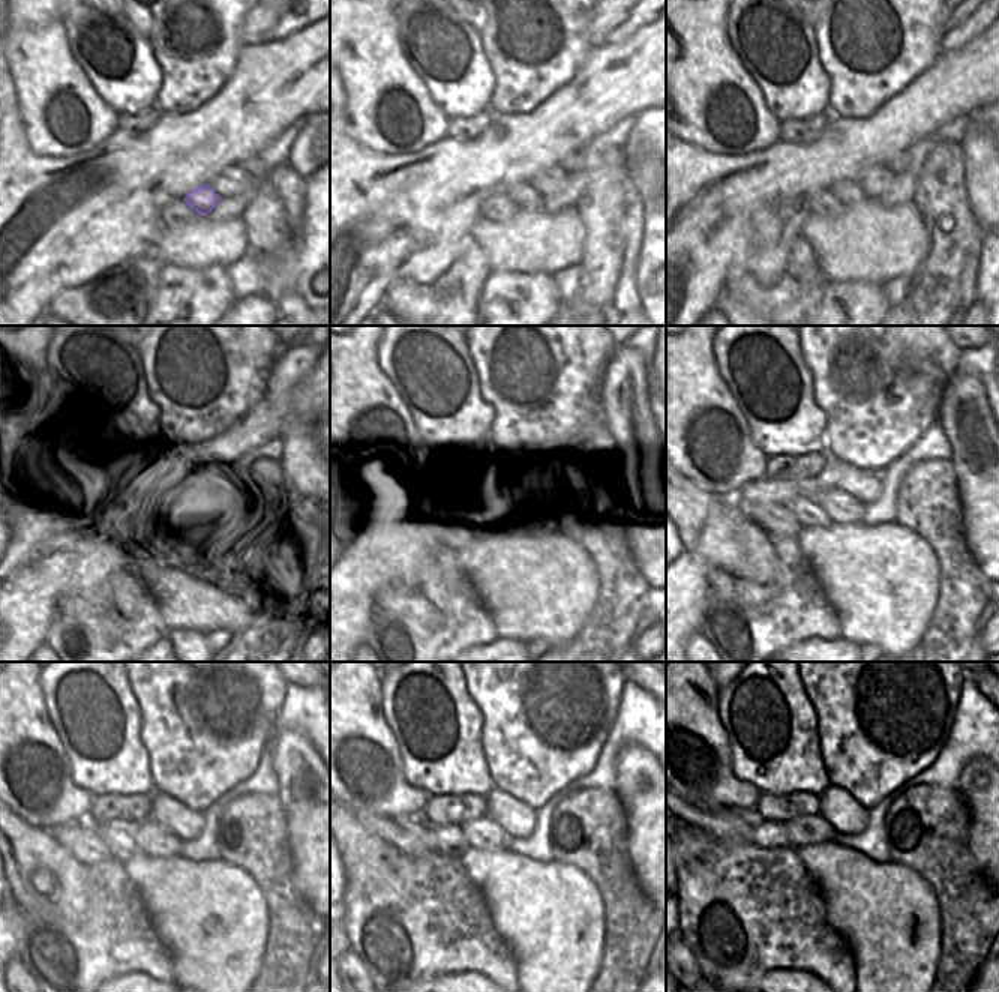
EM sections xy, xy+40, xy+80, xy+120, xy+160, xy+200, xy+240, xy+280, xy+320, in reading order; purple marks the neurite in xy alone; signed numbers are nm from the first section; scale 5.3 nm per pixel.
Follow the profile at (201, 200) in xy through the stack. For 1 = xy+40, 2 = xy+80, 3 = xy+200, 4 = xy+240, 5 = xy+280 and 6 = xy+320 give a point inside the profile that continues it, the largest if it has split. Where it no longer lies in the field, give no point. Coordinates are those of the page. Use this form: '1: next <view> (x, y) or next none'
1: next xy+40 (524, 195)
2: next xy+80 (849, 192)
3: next xy+200 (806, 511)
4: next xy+240 (117, 836)
5: next xy+280 (447, 838)
6: next xy+320 (768, 833)

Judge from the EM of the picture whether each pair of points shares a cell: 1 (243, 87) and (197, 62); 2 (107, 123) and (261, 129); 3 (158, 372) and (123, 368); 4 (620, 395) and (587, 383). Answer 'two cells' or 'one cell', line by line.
1: two cells
2: two cells
3: two cells
4: two cells

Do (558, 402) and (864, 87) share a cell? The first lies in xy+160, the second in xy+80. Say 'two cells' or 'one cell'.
one cell

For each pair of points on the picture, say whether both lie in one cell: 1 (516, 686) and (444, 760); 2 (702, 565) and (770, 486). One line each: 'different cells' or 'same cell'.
1: different cells
2: same cell

